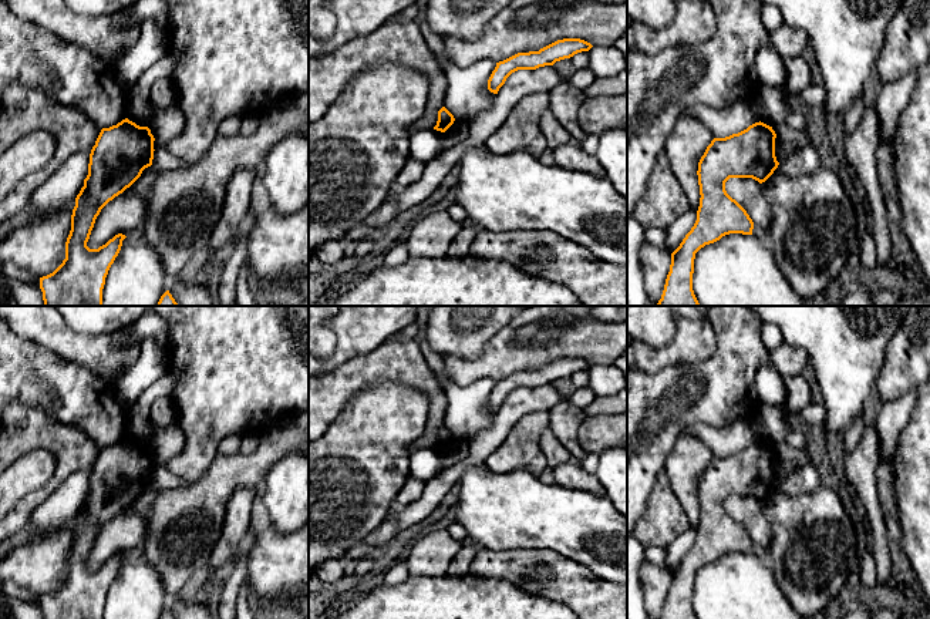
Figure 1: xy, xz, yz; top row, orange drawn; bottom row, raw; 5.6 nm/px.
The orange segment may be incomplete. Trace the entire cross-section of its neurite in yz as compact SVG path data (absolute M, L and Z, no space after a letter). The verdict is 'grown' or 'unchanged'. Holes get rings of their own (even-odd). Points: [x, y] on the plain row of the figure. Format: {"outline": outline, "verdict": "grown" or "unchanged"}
{"outline": "M755 441L725 457L714 457L698 481L700 525L697 539L671 572L670 591L660 619L697 619L693 609L695 572L729 552L752 554L754 541L725 509L729 497L765 501L779 481L775 475L776 453Z", "verdict": "unchanged"}

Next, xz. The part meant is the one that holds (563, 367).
{"outline": "M580 357L557 359L539 370L518 371L503 380L496 381L488 398L488 408L498 413L506 397L518 388L536 388L553 384L556 380L570 377L577 371L589 370L593 364Z", "verdict": "unchanged"}

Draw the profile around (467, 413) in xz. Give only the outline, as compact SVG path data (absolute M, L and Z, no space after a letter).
M482 377L469 387L461 387L448 381L444 393L448 401L444 425L456 440L469 441L474 435L491 427L495 414L488 408L488 398L496 381Z

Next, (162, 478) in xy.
M159 464L154 470L152 485L165 490L165 488L176 488L179 485L188 484L185 480L173 475L164 464Z

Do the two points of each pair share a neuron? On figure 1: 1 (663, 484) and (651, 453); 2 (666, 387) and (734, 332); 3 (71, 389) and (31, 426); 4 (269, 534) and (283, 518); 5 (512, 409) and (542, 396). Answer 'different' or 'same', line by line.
1: different
2: same
3: different
4: different
5: same

